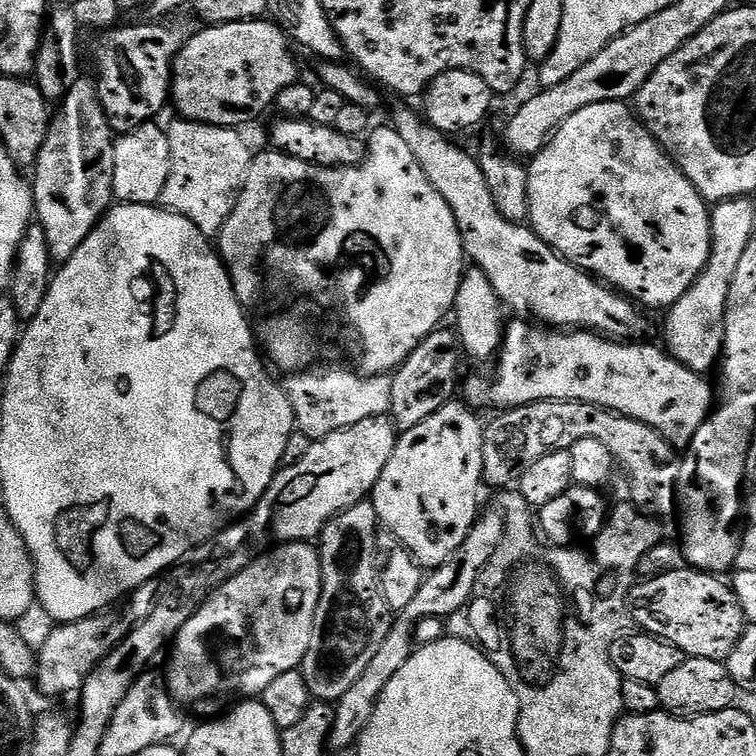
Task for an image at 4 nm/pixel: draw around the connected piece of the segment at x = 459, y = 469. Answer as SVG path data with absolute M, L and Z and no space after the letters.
M453 402L442 406L438 414L430 414L426 422L414 426L414 430L399 433L394 454L386 462L386 470L370 493L370 503L376 507L381 525L393 532L410 550L420 567L431 570L446 562L466 542L470 530L475 526L480 508L480 488L484 484L482 470L482 442L484 424L464 404Z

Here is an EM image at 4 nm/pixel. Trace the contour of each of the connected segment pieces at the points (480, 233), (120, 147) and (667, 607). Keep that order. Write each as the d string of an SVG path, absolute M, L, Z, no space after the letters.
M400 108L392 120L434 190L446 198L446 206L450 206L462 234L465 257L490 278L490 286L494 286L494 294L498 294L505 309L513 308L521 317L557 330L587 330L621 342L643 337L640 335L644 332L645 313L633 301L565 260L531 227L515 224L498 214L486 174L482 174L479 159L473 153L471 156L463 152L452 141L455 139L428 123L417 109L415 112L412 108Z
M149 122L138 126L133 132L115 137L112 195L121 204L160 204L160 195L170 174L172 155L167 131L158 125L159 123Z
M681 566L672 571L664 571L659 575L655 575L651 578L645 579L644 584L637 583L635 587L633 587L630 593L630 616L633 621L636 620L641 624L643 631L647 633L649 636L656 636L660 640L665 640L666 642L670 642L674 646L678 646L678 650L682 650L684 652L685 657L688 658L710 658L711 660L719 660L721 662L727 661L728 655L732 653L734 650L734 646L737 642L742 638L742 634L744 633L744 629L746 627L746 619L744 617L744 612L742 606L739 604L739 599L733 592L733 587L731 583L720 581L723 580L719 575L710 573L710 572L702 572L691 566Z

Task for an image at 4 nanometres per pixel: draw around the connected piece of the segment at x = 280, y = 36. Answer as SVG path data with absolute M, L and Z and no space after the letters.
M268 18L230 22L201 27L197 36L192 36L180 45L180 52L172 64L171 103L181 117L196 120L199 124L223 124L225 128L236 128L256 120L267 108L275 105L278 94L286 86L297 83L296 60L292 57L293 45L279 24Z

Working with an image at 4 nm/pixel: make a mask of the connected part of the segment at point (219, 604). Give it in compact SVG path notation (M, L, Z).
M311 543L282 544L265 552L264 555L258 557L254 562L250 562L250 566L246 566L246 570L242 570L242 574L234 574L234 578L230 578L221 588L217 588L212 593L212 597L200 607L198 614L194 614L194 618L190 618L190 622L186 622L186 626L182 626L182 630L176 635L175 640L172 641L170 645L172 657L168 660L166 683L168 692L173 700L185 709L193 708L198 715L204 716L200 718L212 718L217 715L217 712L215 706L208 700L214 699L215 696L256 698L266 690L266 686L270 686L270 682L274 682L274 678L279 678L281 674L286 674L287 672L297 671L303 665L306 654L310 650L310 638L314 634L314 614L318 610L321 594L322 570L320 569L320 554Z

